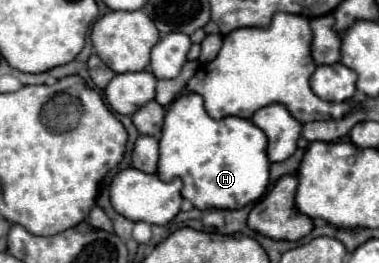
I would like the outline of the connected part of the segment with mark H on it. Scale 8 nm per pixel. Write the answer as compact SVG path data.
M182 93L166 109L164 127L160 135L158 177L162 181L180 177L184 181L182 197L192 201L196 209L242 209L248 203L258 201L268 189L270 159L266 155L266 147L268 147L266 133L260 127L256 127L252 121L240 117L224 117L216 121L206 113L200 95Z

